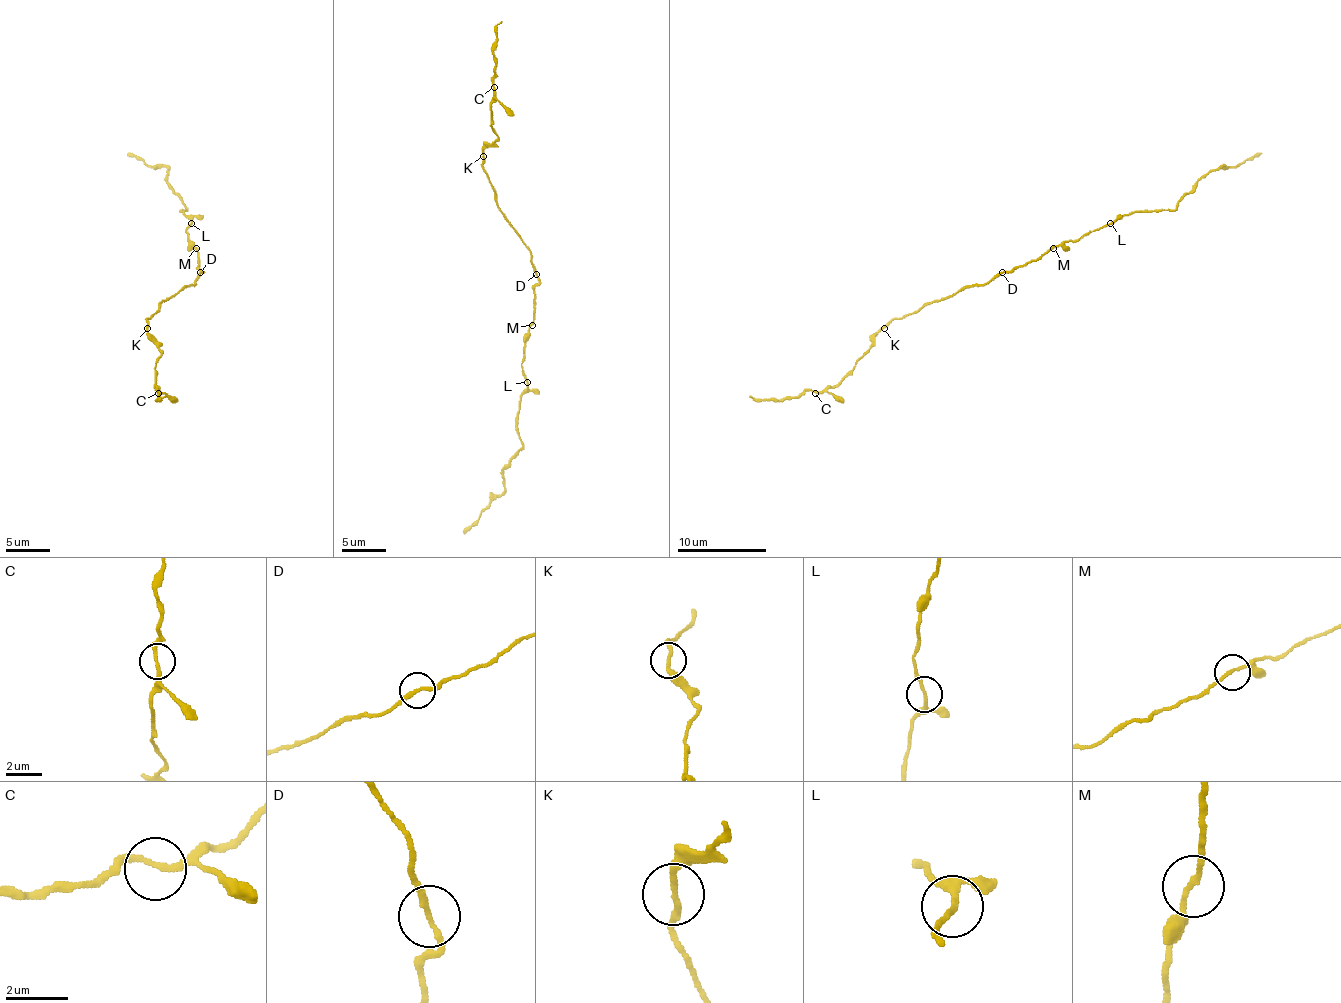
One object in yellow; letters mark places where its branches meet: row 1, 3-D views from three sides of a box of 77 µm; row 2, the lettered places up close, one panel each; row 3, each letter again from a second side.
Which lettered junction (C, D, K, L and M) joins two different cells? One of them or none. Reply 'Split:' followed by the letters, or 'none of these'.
Split: none of these

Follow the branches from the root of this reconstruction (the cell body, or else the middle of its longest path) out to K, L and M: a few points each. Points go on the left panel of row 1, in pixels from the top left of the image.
K: (200, 272), (196, 284), (184, 286), (160, 304), (160, 308), (147, 319), (147, 328)
L: (200, 272), (198, 252), (187, 235), (191, 224)
M: (200, 272), (202, 270), (198, 266), (196, 248)

